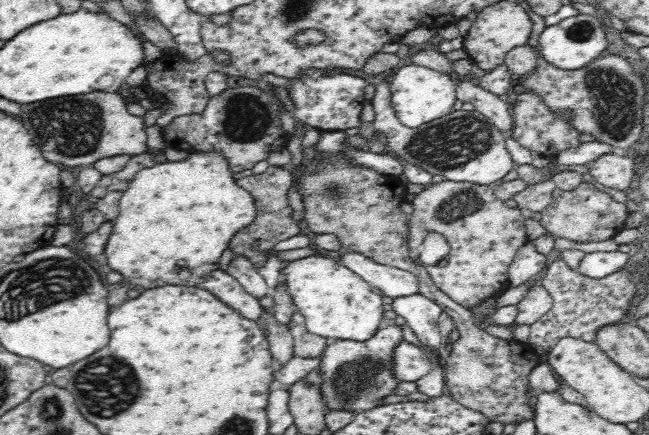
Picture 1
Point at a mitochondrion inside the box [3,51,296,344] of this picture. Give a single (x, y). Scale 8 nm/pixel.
(74, 128)

